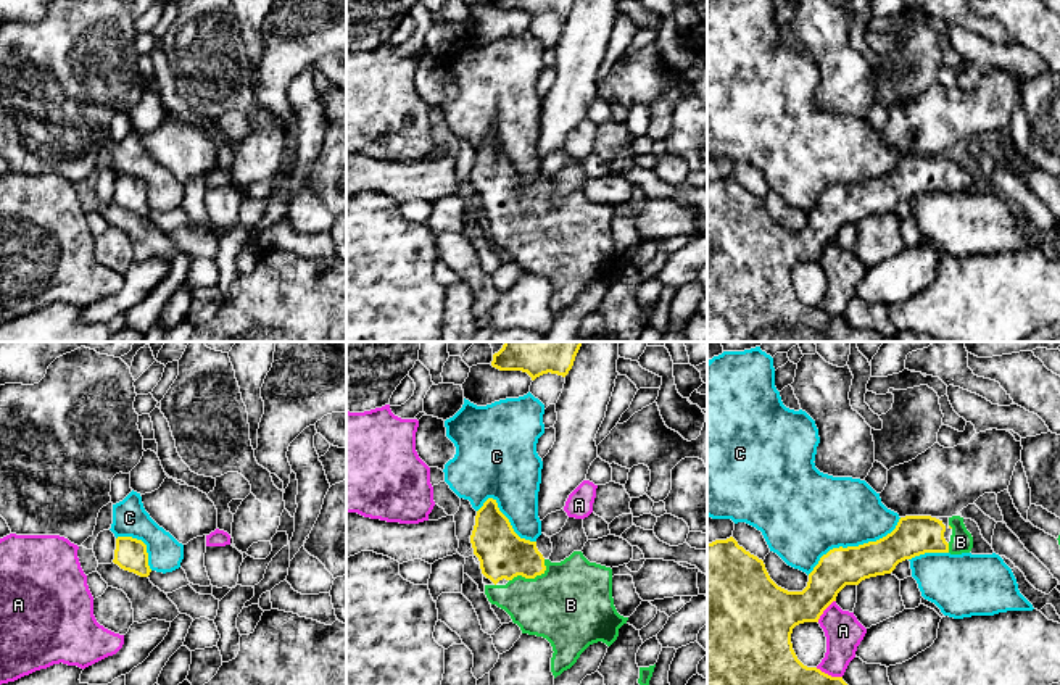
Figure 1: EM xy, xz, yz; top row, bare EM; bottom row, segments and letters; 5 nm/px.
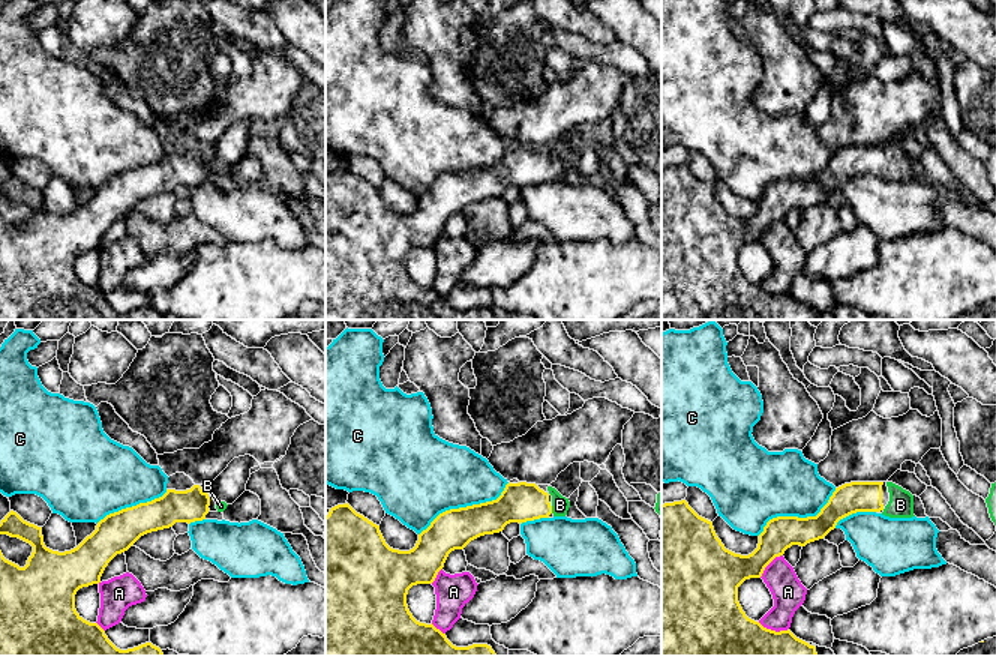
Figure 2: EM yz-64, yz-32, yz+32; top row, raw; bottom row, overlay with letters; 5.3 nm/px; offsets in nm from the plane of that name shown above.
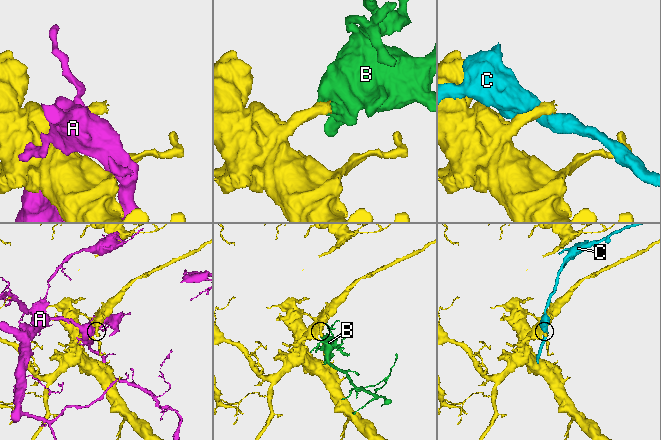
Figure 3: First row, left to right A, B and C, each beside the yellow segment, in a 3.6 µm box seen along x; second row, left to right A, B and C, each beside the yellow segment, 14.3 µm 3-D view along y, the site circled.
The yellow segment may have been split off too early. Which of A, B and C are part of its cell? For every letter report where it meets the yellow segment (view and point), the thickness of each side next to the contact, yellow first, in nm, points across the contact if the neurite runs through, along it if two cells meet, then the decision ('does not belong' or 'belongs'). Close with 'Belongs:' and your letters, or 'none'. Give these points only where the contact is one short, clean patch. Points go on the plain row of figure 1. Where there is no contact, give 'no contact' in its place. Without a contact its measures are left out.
A: yz (827, 313) | 420/180 nm | does not belong
B: xz (532, 216) | 240/420 nm | across xz (503, 194), (513, 197), (532, 216), (571, 244) | belongs
C: yz (854, 186) | 190/380 nm | does not belong
Belongs: B

